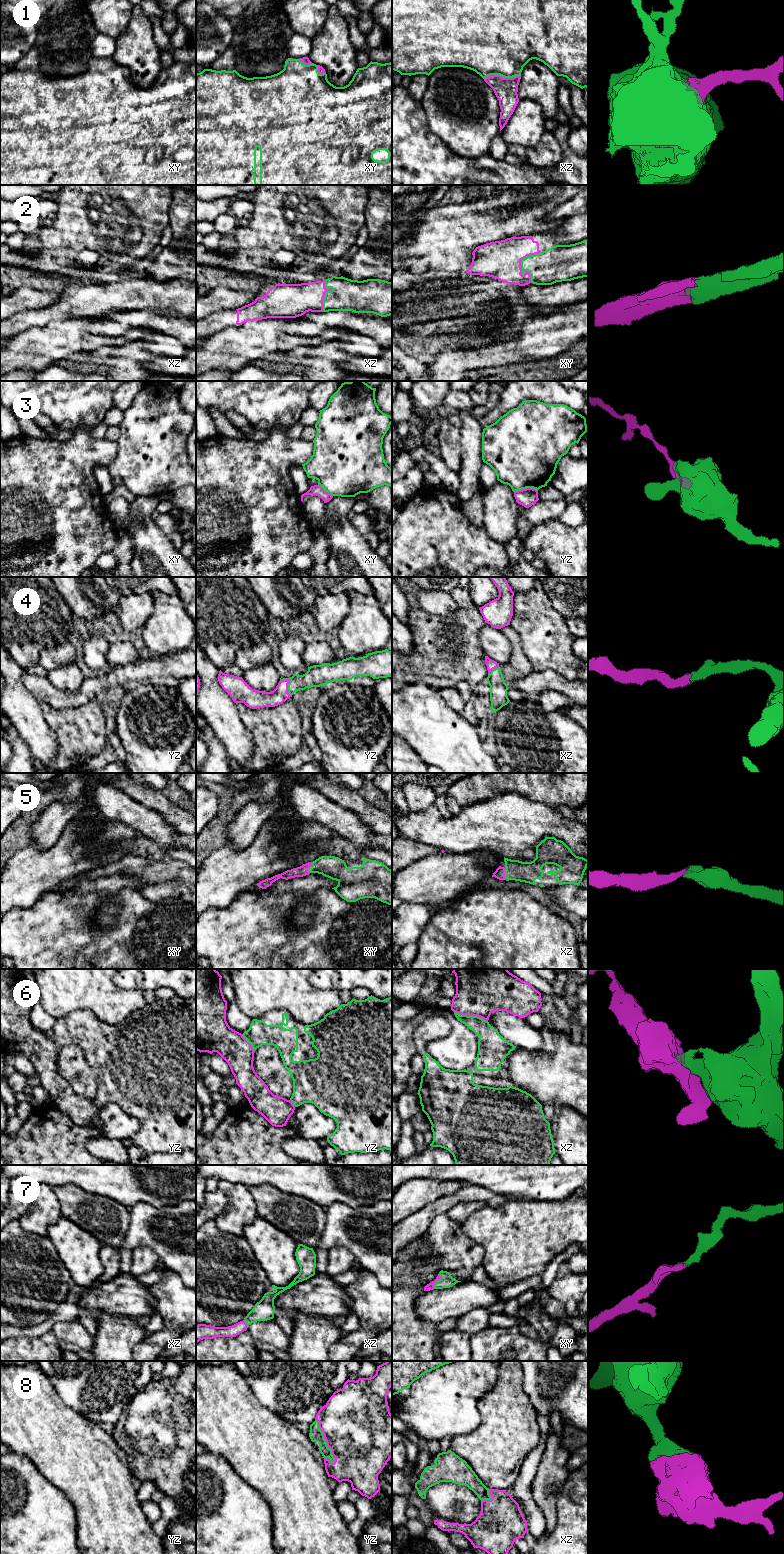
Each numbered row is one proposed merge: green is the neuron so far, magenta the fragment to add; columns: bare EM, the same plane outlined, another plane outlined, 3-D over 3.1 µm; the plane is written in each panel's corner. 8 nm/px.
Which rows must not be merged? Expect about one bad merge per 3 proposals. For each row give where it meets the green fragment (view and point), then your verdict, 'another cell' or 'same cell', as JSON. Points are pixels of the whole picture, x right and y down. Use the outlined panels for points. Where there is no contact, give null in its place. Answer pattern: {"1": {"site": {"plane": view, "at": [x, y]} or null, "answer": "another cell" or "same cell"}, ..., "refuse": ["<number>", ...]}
{"1": {"site": {"plane": "xz", "at": [501, 75]}, "answer": "same cell"}, "2": {"site": {"plane": "xy", "at": [521, 263]}, "answer": "same cell"}, "3": {"site": {"plane": "yz", "at": [525, 488]}, "answer": "another cell"}, "4": {"site": {"plane": "yz", "at": [289, 683]}, "answer": "same cell"}, "5": {"site": {"plane": "xz", "at": [505, 874]}, "answer": "same cell"}, "6": {"site": {"plane": "xz", "at": [471, 1016]}, "answer": "same cell"}, "7": {"site": {"plane": "xy", "at": [436, 1281]}, "answer": "same cell"}, "8": {"site": {"plane": "yz", "at": [325, 1441]}, "answer": "same cell"}, "refuse": ["3"]}

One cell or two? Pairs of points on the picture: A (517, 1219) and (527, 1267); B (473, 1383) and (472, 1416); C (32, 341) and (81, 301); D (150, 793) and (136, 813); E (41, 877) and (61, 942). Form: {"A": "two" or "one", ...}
{"A": "one", "B": "one", "C": "two", "D": "two", "E": "two"}

